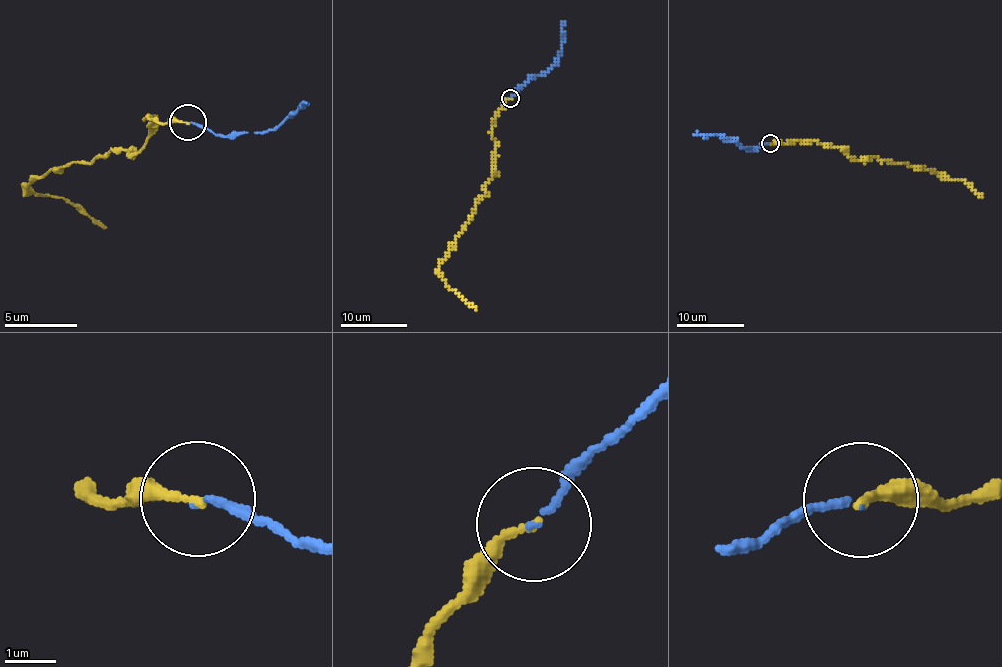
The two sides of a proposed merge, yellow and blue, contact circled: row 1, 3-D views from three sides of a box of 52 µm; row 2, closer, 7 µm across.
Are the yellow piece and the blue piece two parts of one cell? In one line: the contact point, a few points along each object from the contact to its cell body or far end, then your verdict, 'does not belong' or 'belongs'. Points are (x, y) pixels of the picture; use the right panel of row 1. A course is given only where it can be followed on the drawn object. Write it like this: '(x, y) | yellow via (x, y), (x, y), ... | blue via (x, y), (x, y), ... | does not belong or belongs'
(770, 143) | yellow via (770, 143), (817, 141), (840, 146), (855, 159), (878, 157), (924, 167), (937, 175), (962, 180), (981, 196) | blue via (770, 145), (751, 150), (720, 136), (693, 134) | belongs

